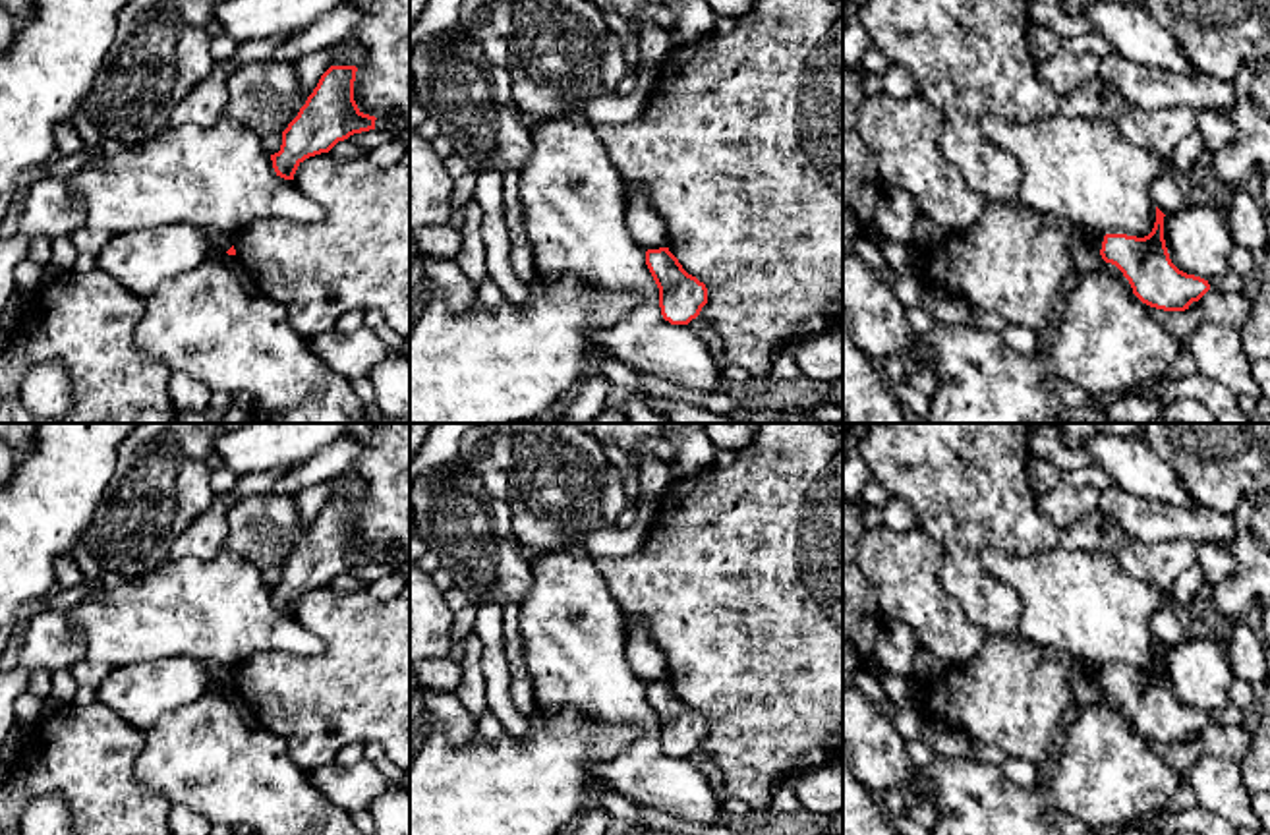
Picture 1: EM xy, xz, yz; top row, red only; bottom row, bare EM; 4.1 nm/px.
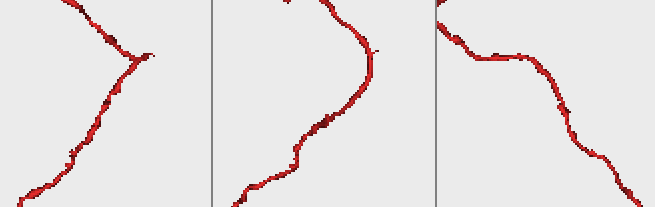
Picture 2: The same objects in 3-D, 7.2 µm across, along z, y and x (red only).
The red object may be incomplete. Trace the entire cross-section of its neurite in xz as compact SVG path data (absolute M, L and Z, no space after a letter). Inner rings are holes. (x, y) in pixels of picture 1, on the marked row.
M669 247L648 249L646 265L659 288L659 307L671 325L688 325L707 303L707 288L688 274Z

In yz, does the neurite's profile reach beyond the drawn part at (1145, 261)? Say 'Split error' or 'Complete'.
Complete

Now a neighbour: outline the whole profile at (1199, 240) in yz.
M1185 205L1164 216L1164 240L1171 263L1204 280L1229 273L1229 253L1235 247L1226 209L1214 205Z

